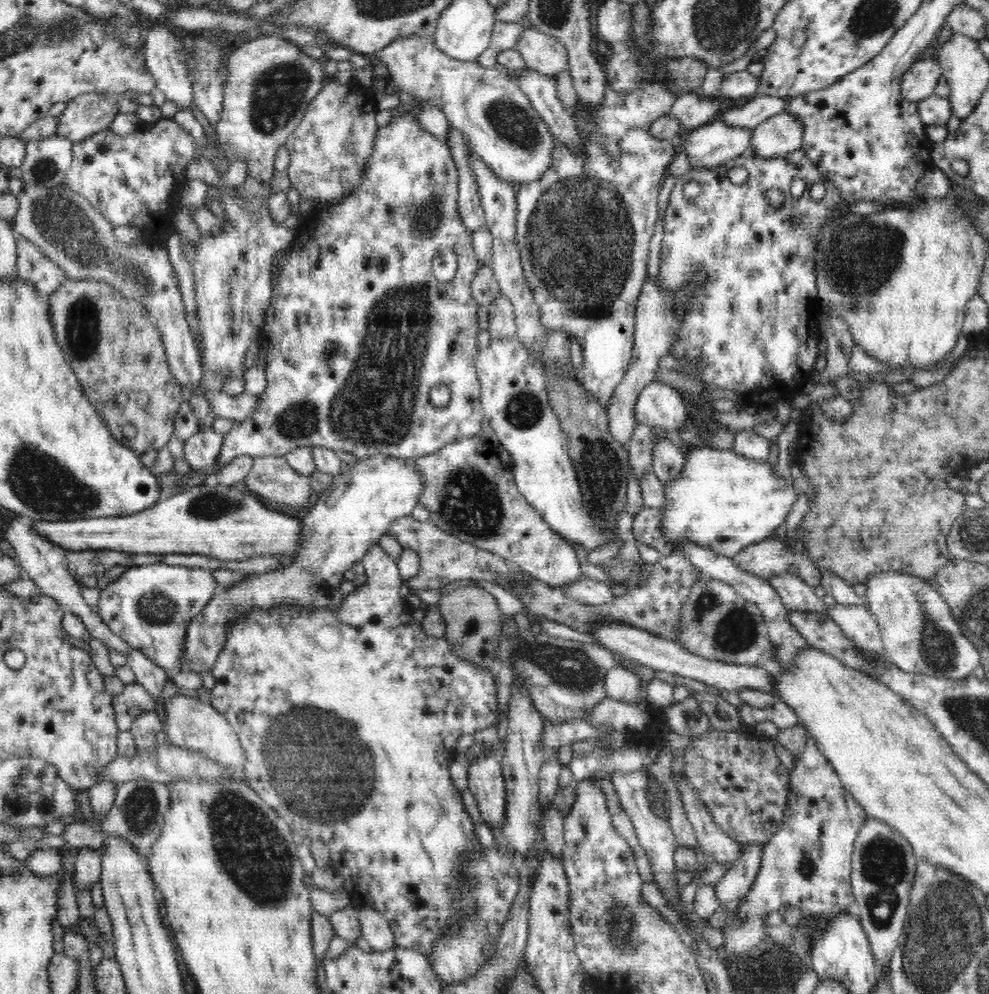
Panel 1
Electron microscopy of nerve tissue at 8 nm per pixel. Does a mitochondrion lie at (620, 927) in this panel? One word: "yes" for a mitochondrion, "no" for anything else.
yes

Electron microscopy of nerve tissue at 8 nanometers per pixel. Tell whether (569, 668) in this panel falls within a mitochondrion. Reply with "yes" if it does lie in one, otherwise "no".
yes

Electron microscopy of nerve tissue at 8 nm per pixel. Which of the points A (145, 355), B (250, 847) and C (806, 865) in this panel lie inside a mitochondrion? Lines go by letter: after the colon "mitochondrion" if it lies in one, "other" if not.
A: other
B: mitochondrion
C: mitochondrion

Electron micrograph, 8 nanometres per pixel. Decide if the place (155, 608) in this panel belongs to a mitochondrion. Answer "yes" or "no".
yes

